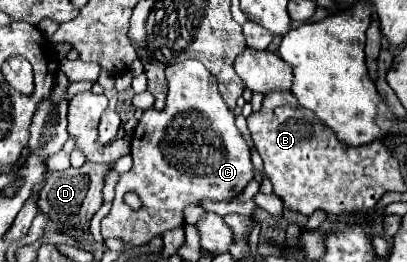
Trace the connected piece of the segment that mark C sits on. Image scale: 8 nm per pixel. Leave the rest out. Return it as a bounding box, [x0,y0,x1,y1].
[101,60,253,246]

